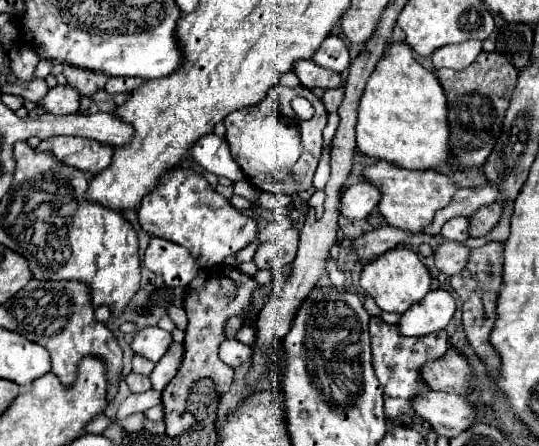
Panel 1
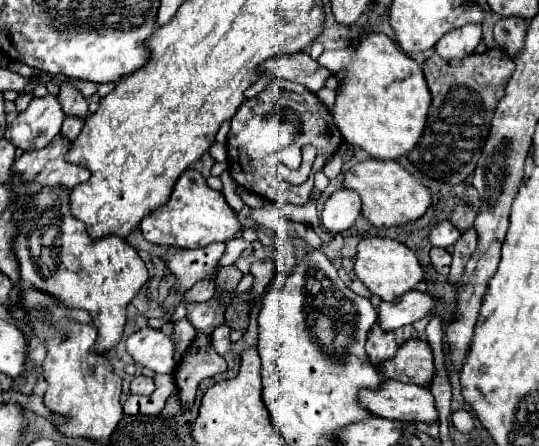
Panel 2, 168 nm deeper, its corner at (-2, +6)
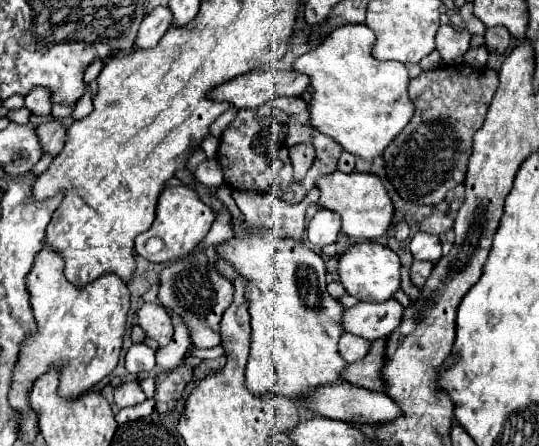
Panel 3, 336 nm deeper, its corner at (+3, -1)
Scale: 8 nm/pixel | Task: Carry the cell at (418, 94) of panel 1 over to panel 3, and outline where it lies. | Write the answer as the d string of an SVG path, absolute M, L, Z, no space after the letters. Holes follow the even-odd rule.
M346 24L328 34L328 38L322 42L320 48L302 54L294 60L294 70L300 74L308 74L312 80L312 102L308 104L312 126L316 126L322 134L328 134L334 138L346 152L364 158L374 160L376 156L382 156L386 146L392 144L392 140L404 130L404 126L414 116L414 104L408 96L408 70L402 62L380 62L372 56L372 48L376 44L374 32L366 24Z

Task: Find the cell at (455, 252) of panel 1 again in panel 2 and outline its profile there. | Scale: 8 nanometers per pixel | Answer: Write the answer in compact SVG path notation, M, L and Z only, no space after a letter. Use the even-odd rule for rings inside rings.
M433 247L429 251L429 257L431 257L431 265L435 267L435 271L439 275L449 275L449 265L451 265L451 253L449 251Z

